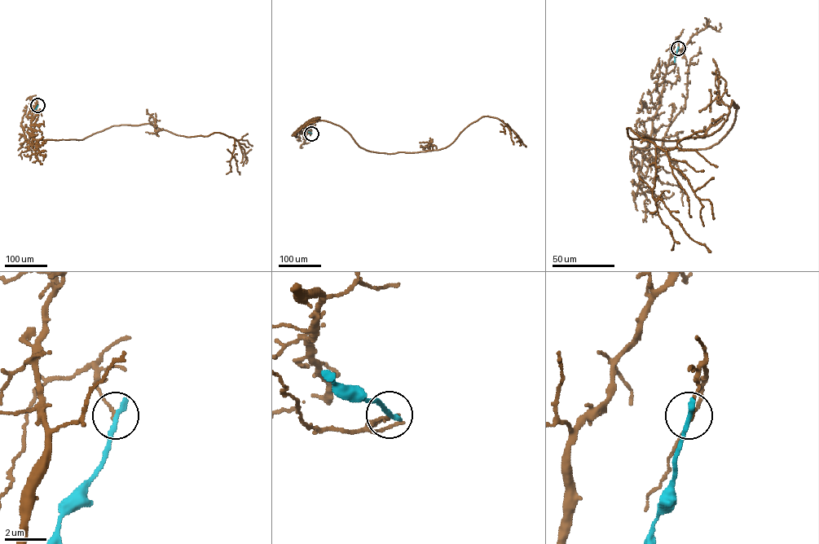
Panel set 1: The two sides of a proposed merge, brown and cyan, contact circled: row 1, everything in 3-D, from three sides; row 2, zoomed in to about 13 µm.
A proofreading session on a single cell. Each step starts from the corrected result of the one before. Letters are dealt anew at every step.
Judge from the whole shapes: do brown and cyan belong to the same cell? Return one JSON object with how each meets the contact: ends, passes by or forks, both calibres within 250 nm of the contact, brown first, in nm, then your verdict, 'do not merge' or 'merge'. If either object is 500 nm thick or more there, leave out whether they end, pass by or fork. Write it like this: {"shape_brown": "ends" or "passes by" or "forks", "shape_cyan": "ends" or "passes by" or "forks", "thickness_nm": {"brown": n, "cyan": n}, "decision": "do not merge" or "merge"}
{"shape_brown": "ends", "shape_cyan": "ends", "thickness_nm": {"brown": 160, "cyan": 300}, "decision": "do not merge"}

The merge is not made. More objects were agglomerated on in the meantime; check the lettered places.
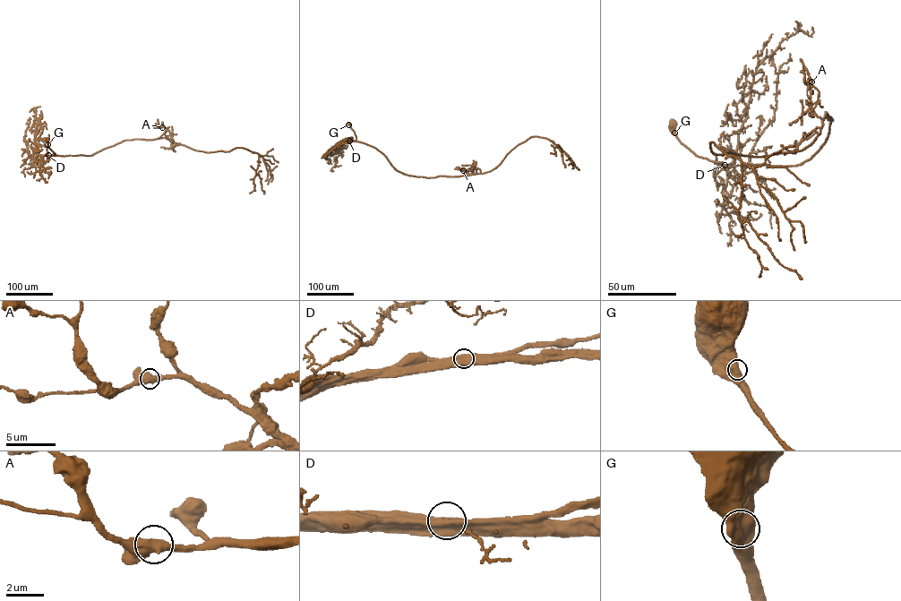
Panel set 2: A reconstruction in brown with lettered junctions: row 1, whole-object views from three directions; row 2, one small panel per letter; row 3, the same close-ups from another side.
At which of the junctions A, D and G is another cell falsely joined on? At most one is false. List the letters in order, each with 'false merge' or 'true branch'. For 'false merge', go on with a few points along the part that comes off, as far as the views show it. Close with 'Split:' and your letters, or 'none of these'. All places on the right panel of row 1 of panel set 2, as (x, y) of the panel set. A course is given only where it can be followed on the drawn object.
A: true branch
D: true branch
G: true branch
Split: none of these

